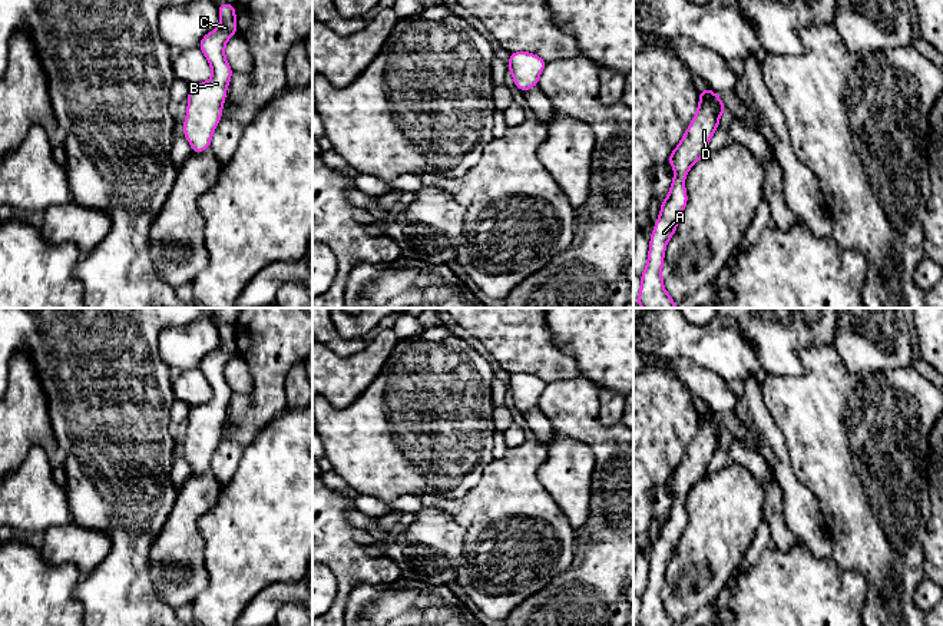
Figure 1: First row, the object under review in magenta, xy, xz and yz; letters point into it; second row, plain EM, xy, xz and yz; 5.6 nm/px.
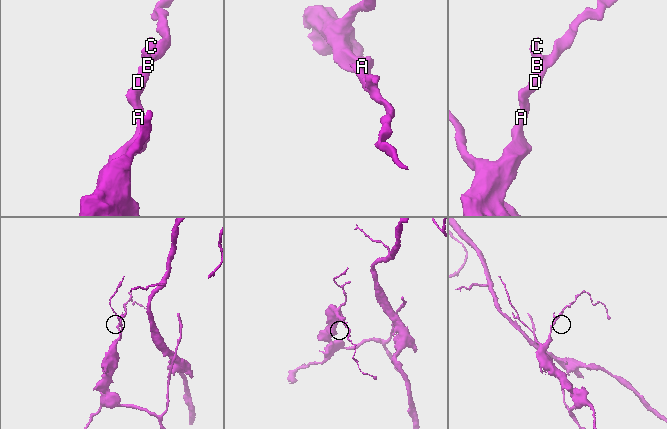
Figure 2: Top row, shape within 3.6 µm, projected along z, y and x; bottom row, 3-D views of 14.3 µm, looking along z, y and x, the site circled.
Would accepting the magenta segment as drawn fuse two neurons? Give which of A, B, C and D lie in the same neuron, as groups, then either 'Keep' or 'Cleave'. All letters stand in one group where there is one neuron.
Groups: A B C D. Keep

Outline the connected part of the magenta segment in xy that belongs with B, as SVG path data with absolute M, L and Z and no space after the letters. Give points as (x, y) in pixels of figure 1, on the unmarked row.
M222 324L218 331L221 337L219 347L205 355L199 364L199 370L212 390L212 398L192 407L188 414L183 456L191 464L192 474L204 473L211 467L214 451L222 438L226 410L234 394L225 380L225 365L236 355L235 327Z

